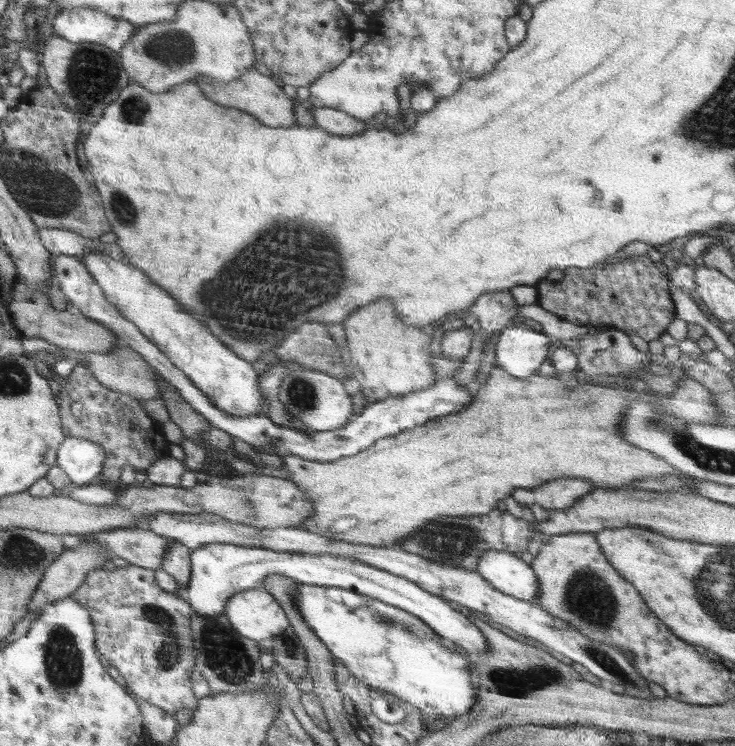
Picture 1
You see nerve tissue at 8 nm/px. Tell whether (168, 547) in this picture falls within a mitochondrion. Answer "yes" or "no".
no

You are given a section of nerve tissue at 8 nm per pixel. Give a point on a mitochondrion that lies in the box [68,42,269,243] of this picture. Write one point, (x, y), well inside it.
(120, 209)

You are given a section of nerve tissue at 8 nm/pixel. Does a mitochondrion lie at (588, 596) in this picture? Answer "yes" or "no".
yes

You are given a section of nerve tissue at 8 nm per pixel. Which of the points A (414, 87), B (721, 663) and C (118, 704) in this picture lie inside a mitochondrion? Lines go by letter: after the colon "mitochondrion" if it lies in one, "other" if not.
A: other
B: other
C: other

